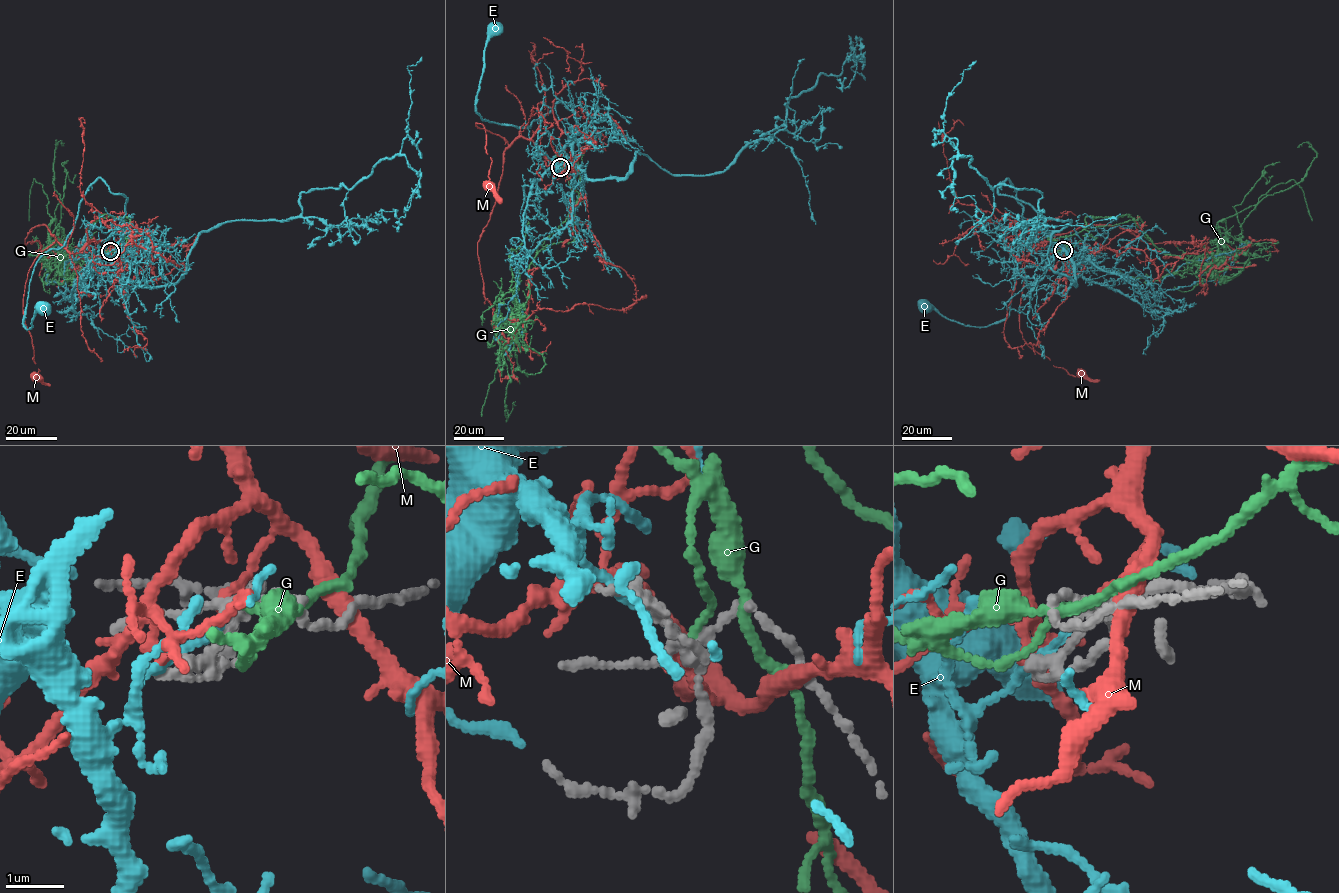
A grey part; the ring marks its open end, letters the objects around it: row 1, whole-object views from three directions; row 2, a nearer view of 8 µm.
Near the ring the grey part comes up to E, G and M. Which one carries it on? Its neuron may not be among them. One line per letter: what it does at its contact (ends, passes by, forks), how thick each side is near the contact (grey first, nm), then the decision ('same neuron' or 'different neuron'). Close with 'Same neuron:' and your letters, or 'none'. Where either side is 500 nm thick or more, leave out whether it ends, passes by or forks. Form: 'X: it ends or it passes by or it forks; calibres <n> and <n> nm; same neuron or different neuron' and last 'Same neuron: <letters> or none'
E: it ends; calibres 190 and 180 nm; same neuron
G: it ends; calibres 160 and 140 nm; different neuron
M: it ends; calibres 160 and 130 nm; different neuron
Same neuron: E

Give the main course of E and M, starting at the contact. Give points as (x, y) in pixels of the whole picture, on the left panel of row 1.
E: (109, 252), (104, 247), (127, 198), (100, 178), (78, 207), (66, 242), (37, 261), (26, 329), (44, 309)
M: (110, 251), (108, 242), (93, 240), (69, 252), (56, 240), (33, 262), (23, 310), (37, 377)

